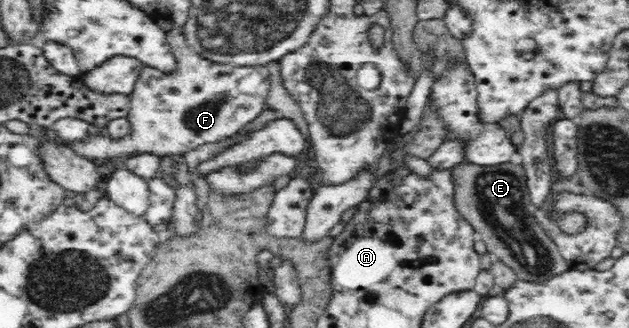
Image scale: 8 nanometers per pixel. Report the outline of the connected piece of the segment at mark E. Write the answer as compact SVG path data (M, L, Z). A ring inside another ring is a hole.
M511 162L503 163L503 165L495 164L493 167L481 167L465 163L455 166L453 170L455 190L457 190L457 195L455 195L457 209L476 229L478 238L484 241L493 258L512 267L519 279L527 281L545 281L557 273L568 270L567 260L561 255L558 245L533 214L531 191L522 165L515 165Z

